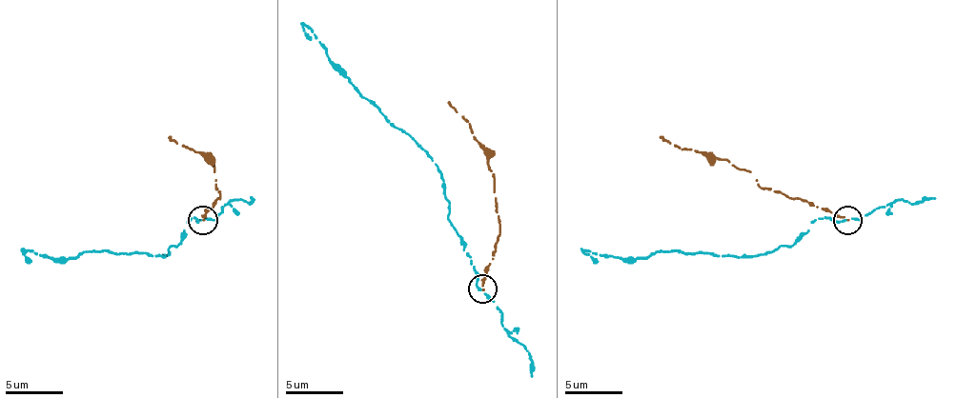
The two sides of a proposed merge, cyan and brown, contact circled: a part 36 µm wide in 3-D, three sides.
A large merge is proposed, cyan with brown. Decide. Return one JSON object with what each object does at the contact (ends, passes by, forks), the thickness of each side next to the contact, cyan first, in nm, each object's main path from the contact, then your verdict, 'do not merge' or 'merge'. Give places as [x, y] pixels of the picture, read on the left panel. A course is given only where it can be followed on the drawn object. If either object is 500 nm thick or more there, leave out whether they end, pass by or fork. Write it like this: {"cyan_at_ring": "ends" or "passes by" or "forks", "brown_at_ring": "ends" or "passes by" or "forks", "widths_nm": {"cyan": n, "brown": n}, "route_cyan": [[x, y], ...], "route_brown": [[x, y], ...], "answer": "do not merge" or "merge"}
{"cyan_at_ring": "passes by", "brown_at_ring": "ends", "widths_nm": {"cyan": 180, "brown": 140}, "route_cyan": [[200, 220], [192, 217], [177, 247], [163, 258], [143, 252], [82, 252], [76, 258], [28, 252], [30, 261]], "route_brown": [[203, 220], [214, 200], [220, 197], [214, 166], [169, 137]], "answer": "do not merge"}

